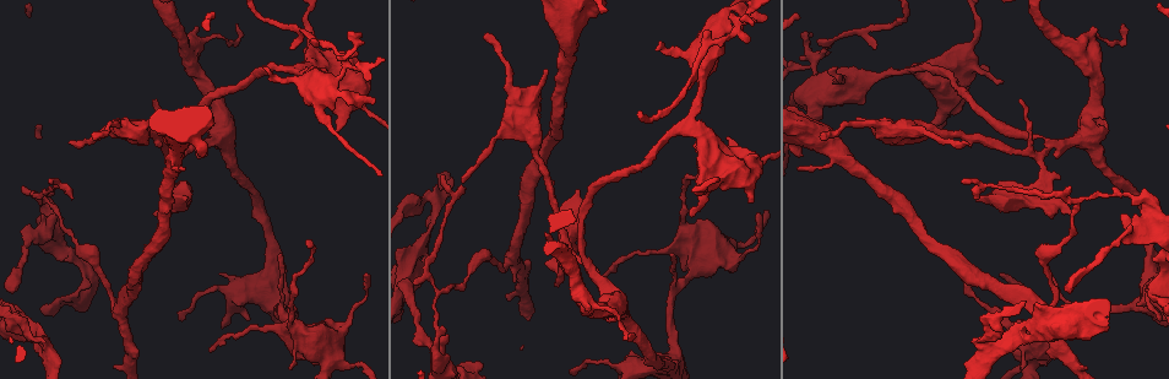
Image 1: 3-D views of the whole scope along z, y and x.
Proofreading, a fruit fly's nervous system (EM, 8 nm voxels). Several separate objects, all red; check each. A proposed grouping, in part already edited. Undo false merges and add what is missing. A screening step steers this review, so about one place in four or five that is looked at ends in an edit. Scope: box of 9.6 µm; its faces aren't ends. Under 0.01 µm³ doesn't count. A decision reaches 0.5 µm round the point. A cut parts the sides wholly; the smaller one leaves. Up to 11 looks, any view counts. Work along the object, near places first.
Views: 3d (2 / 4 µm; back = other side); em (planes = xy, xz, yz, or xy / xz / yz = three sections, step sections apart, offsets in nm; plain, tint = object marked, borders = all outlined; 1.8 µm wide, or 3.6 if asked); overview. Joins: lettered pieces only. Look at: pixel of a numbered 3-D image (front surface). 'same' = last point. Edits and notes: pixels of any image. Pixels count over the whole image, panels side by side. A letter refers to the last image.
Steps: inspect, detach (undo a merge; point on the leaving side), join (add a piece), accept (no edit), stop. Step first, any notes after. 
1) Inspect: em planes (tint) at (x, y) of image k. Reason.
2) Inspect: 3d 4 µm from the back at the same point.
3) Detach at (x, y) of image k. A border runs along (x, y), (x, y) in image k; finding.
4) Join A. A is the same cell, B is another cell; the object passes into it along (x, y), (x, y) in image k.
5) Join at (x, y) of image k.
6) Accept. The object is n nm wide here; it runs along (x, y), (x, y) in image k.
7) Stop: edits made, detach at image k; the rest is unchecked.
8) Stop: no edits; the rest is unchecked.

Inspect: 3d 4 µm at (1034, 329) of image 1. Sudden change in width.

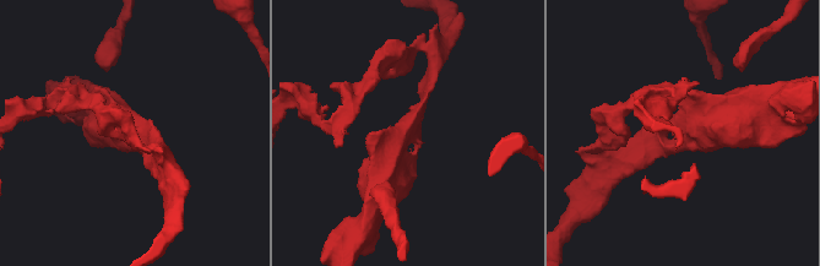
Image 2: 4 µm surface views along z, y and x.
Inspect: em yz step 4 (tint) at (686, 130) of image 2.

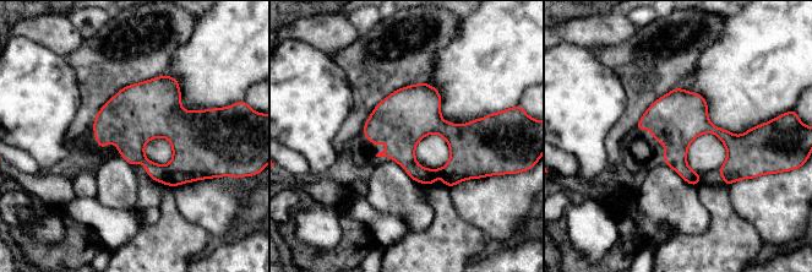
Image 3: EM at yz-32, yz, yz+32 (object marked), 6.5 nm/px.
Inspect: em planes (borders) at the same point. Cut it another way.

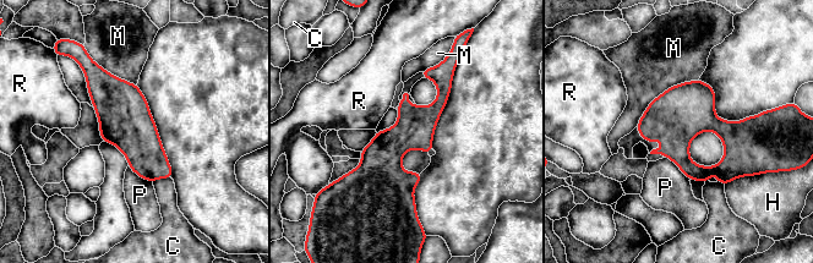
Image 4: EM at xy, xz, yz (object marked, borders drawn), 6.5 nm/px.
Accept. The object is 260 nm wide here; C, H, M, P and R are other cells; a border runs along (129, 165), (141, 177), (152, 182) in image 4; all the same neuron.

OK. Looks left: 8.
Inspect: em 3.6 µm planes (borders) at (1063, 238) of image 1. Calibre changes.

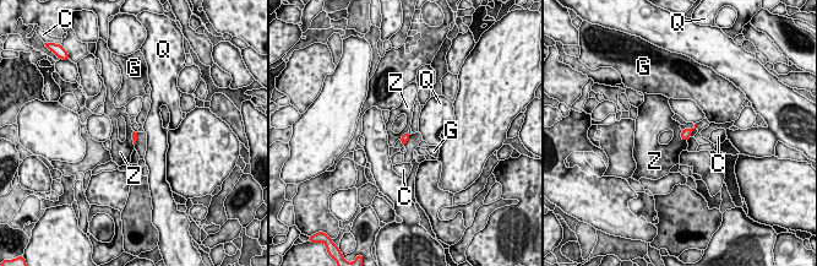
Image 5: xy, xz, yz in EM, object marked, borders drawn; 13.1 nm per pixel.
Accept. C, G, Q and Z are other cells; a border runs along (132, 131), (134, 145) in image 5; one neuron here.

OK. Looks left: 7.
Inspect: 3d 4 µm at (439, 343) of image 1. Sudden change in width.

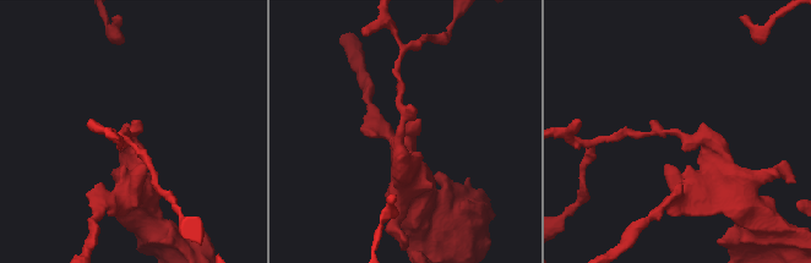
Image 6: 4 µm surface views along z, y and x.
Inspect: em planes (tint) at (680, 131) of image 6.

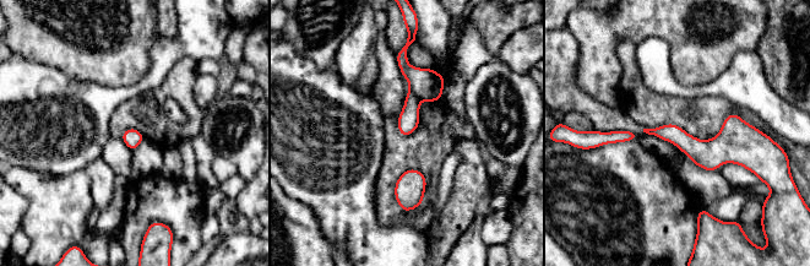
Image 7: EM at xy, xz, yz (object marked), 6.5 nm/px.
Inspect: em planes (borders) at the same point. See the neighbours.

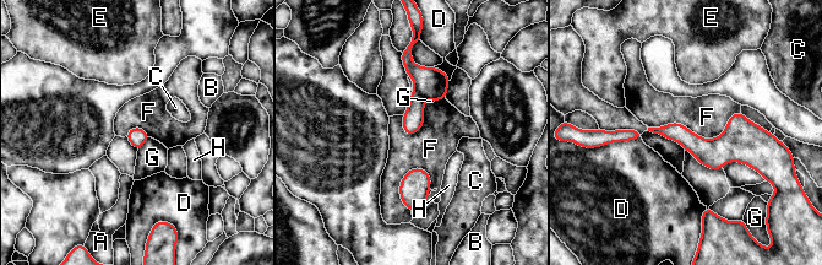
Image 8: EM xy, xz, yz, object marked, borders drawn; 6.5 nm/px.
Detach at (413, 119) of image 8. A, B, C, D, E, F, G and H are other cells; the part that leaves runs along (656, 130), (697, 146), (760, 136) in image 8; a second neuron is stuck on.

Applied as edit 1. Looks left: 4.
Inspect: 3d 2 µm at (1050, 140) of image 1. Thin neck.

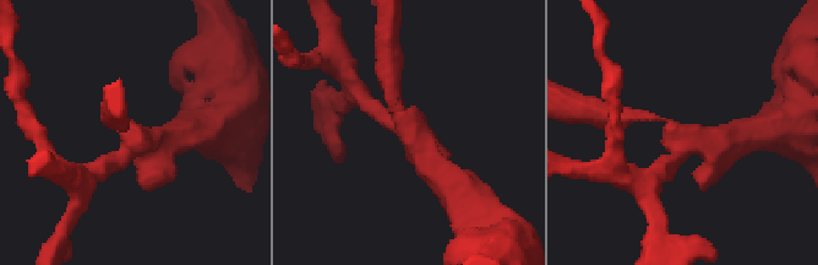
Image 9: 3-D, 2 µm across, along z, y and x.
Inspect: em planes (borders) at (140, 139) of image 9. 3 arms meet here; the arms are 170, 190, 280 nm wide.

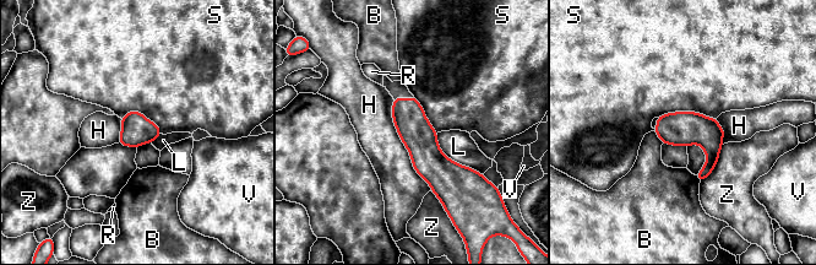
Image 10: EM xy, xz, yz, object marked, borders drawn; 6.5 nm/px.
Accept. B, H, L, R, S, V and Z are other cells; a border runs along (656, 117), (695, 111), (716, 118) in image 10; continuous, no second neuron.

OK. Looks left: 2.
Stop: edits made, detach at image 8; the rest is unchecked.

